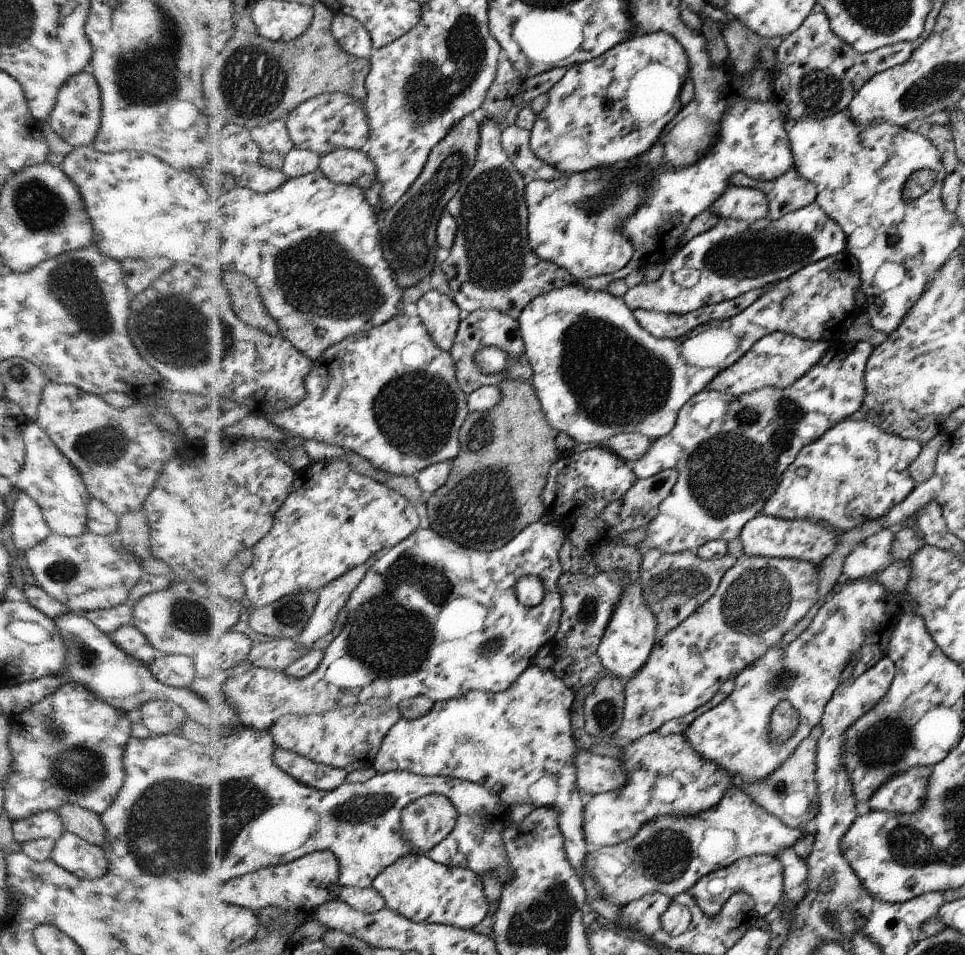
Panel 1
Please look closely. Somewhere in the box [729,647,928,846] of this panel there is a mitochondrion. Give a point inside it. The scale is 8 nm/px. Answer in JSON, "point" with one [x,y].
{"point":[881,745]}

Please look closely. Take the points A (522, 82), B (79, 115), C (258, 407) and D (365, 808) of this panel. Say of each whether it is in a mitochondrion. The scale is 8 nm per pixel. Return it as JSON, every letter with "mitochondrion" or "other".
{"A":"other","B":"mitochondrion","C":"other","D":"mitochondrion"}

